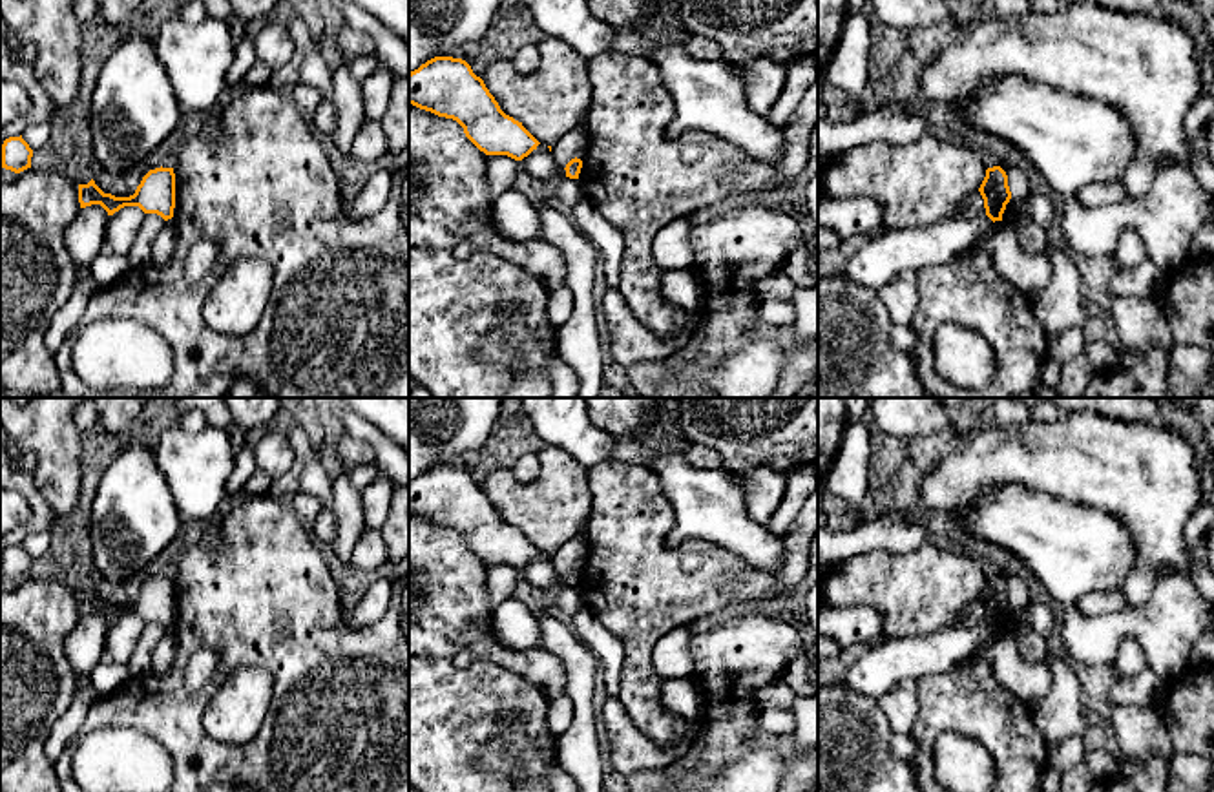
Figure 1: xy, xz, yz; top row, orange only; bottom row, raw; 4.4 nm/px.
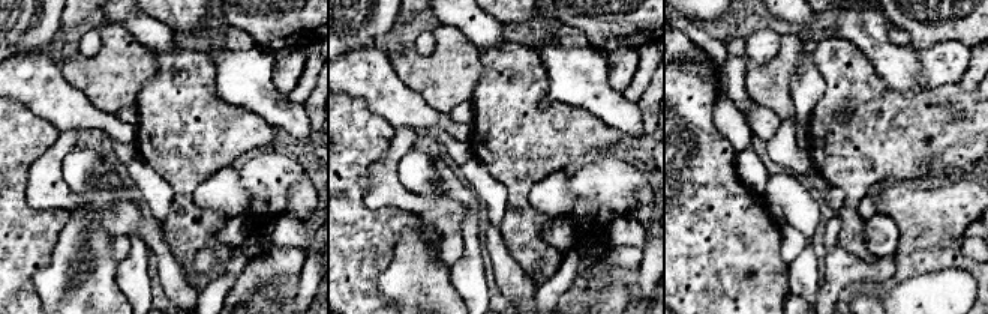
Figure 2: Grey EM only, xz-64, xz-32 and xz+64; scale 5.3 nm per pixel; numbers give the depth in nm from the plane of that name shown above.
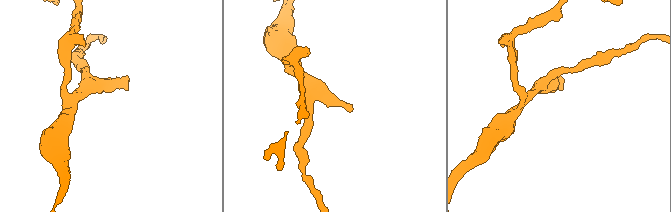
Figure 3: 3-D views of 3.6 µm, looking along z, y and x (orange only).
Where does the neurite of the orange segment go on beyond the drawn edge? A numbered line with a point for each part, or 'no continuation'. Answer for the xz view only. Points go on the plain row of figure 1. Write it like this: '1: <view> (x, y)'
no continuation

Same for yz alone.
no continuation

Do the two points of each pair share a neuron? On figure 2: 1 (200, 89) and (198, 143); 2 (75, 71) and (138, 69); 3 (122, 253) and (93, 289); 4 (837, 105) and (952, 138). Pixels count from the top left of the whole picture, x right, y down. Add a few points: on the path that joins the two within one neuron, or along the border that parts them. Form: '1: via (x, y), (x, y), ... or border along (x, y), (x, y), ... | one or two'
1: via (200, 102), (201, 119), (198, 129) | one
2: via (90, 71), (123, 69) | one
3: border along (113, 236), (111, 257), (117, 263) | two
4: via (865, 119), (880, 134), (924, 135) | one

